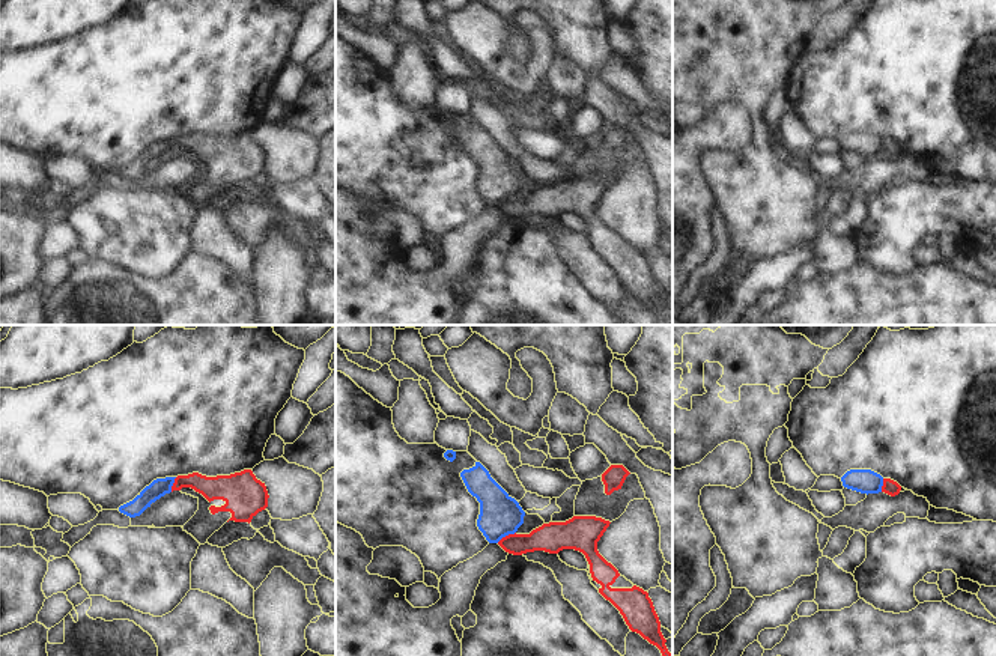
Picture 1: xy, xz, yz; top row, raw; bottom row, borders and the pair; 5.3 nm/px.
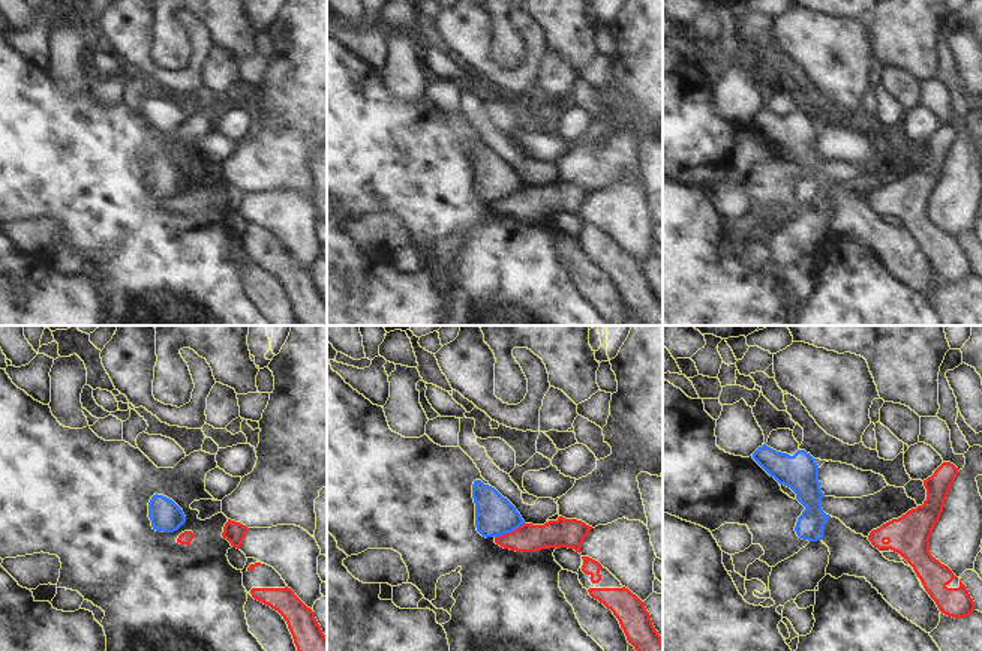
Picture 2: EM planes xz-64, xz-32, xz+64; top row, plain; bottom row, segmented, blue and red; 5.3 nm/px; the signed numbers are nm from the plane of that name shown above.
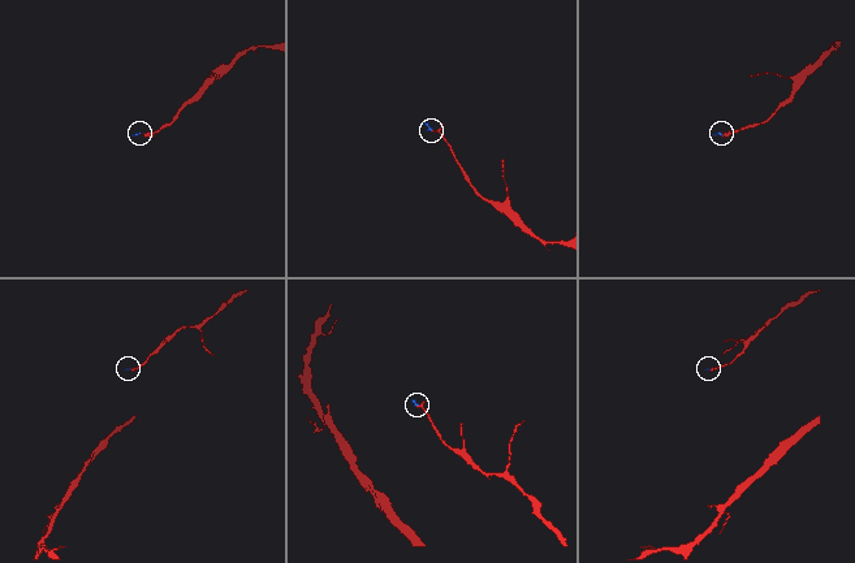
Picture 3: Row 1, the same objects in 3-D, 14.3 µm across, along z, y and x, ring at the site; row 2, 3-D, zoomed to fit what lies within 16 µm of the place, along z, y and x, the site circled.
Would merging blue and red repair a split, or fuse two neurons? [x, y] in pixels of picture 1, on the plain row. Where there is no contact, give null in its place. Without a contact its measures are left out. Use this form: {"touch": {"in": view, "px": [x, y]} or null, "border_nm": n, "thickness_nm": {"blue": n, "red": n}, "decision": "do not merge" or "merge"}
{"touch": {"in": "xz", "px": [506, 197]}, "border_nm": 120, "thickness_nm": {"blue": 220, "red": 160}, "decision": "do not merge"}

